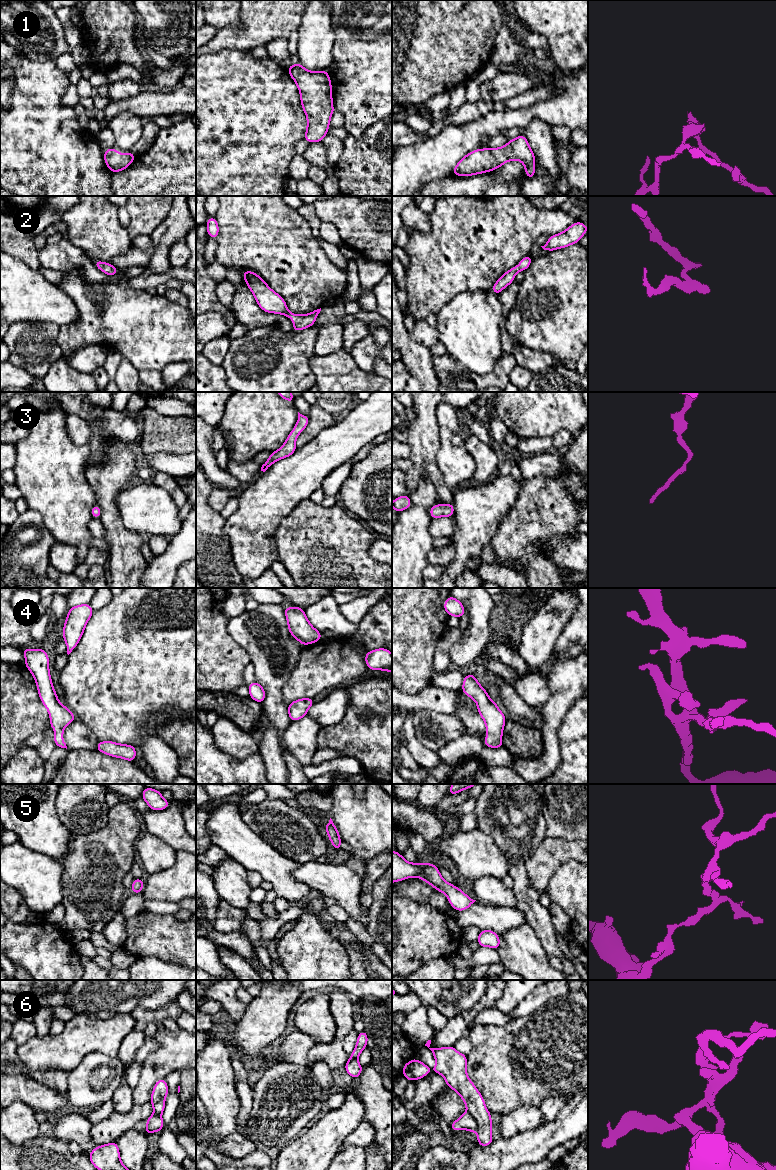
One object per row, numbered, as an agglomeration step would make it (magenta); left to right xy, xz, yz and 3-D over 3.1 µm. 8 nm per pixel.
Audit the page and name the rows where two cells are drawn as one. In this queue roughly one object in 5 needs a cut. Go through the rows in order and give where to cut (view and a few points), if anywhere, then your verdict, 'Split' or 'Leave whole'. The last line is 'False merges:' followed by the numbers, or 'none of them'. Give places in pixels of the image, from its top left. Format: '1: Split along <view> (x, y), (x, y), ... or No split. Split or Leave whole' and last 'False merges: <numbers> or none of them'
1: No split. Leave whole
2: No split. Leave whole
3: No split. Leave whole
4: No split. Leave whole
5: No split. Leave whole
6: Split along yz (467, 1111), (476, 1123), (476, 1130). Split
False merges: 6

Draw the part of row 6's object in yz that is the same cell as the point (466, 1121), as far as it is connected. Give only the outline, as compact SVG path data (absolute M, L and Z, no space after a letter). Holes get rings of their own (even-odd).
M465 1112L456 1121L451 1123L450 1127L453 1131L466 1129L469 1132L474 1132L477 1129L477 1123L474 1117L469 1112Z

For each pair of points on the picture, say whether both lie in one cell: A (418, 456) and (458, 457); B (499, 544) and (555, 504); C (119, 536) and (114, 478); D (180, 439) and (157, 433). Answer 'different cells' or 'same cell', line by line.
A: different cells
B: same cell
C: same cell
D: same cell

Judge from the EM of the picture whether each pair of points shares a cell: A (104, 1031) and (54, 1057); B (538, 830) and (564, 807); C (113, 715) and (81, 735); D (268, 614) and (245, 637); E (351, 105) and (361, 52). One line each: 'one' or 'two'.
A: one
B: two
C: two
D: one
E: one

